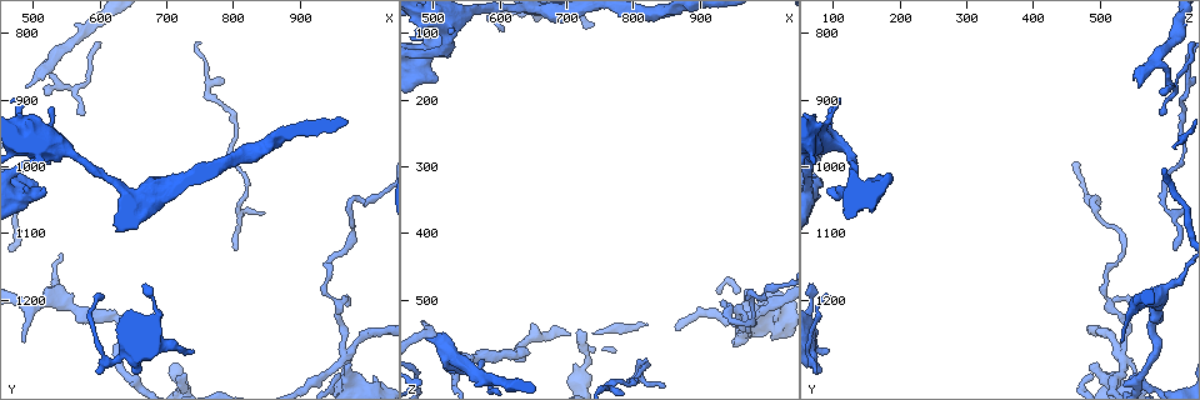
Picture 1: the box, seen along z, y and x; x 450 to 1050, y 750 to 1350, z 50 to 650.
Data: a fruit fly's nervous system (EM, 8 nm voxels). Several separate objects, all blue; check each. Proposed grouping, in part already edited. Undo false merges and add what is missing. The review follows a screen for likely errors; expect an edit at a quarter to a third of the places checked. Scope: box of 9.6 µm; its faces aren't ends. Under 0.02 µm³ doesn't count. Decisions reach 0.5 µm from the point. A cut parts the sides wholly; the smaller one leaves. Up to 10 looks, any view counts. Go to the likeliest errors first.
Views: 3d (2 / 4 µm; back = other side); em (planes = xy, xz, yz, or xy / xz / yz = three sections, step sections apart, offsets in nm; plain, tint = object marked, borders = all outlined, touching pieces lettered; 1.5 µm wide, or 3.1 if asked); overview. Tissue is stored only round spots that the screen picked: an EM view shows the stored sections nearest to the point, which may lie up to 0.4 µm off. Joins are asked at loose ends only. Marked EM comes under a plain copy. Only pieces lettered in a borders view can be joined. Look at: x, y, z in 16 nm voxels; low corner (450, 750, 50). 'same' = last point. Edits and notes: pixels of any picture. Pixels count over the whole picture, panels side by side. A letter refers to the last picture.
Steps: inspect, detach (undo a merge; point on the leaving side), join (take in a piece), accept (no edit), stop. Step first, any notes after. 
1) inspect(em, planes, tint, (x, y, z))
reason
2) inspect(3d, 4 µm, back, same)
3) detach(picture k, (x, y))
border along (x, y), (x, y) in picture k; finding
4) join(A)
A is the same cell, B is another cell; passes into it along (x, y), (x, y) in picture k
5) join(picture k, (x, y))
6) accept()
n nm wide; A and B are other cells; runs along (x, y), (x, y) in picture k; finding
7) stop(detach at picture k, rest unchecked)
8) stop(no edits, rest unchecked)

inspect(3d, 4 µm, (495, 880, 555))
branch stops here

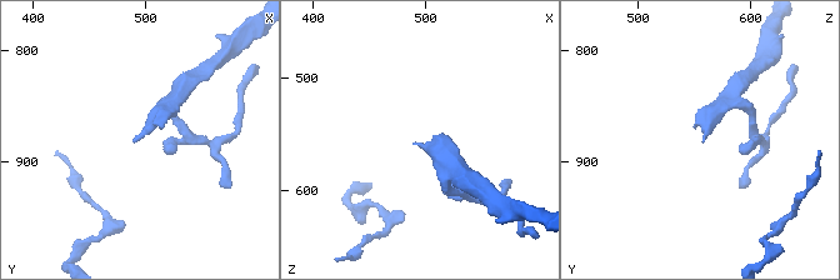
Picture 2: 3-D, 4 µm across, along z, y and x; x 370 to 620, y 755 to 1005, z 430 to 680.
inspect(em, planes, tint, (490, 882, 560))

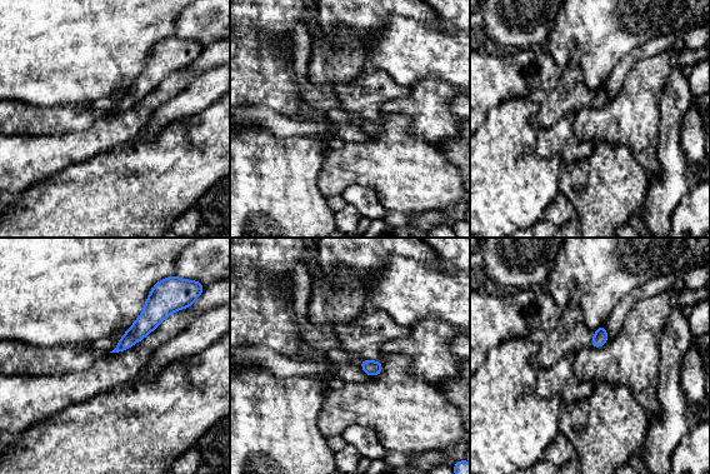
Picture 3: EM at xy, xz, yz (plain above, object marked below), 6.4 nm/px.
inspect(em, planes, borders, same)

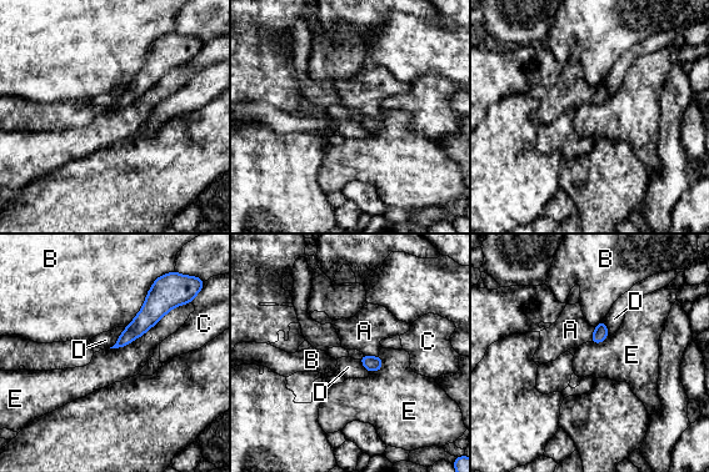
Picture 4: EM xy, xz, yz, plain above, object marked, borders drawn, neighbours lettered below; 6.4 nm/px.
join(A)
A is the same cell, B, C, D and E are other cells; passes into it along (372, 363), (372, 357), (364, 331) in picture 4; it goes on there

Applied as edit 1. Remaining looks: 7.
inspect(overview)

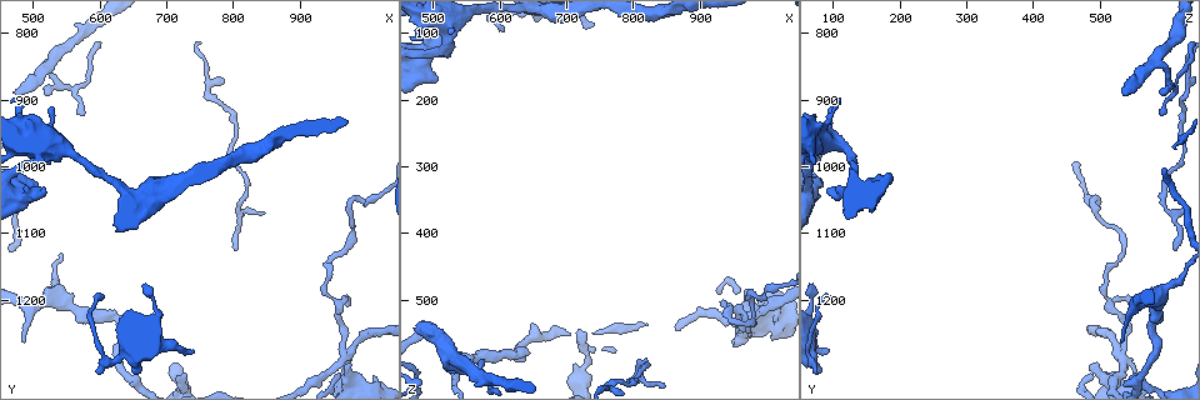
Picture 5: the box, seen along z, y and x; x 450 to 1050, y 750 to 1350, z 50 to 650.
inspect(3d, 4 µm, back, (965, 1290, 535))
four-way junction

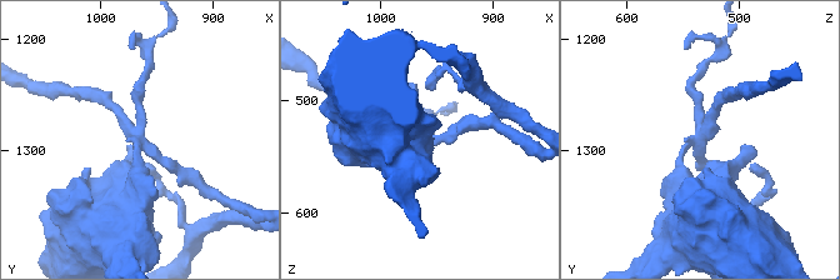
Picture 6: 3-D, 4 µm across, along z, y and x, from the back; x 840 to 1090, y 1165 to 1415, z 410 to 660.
inspect(em, planes, borders, (966, 1286, 534))
4 arms

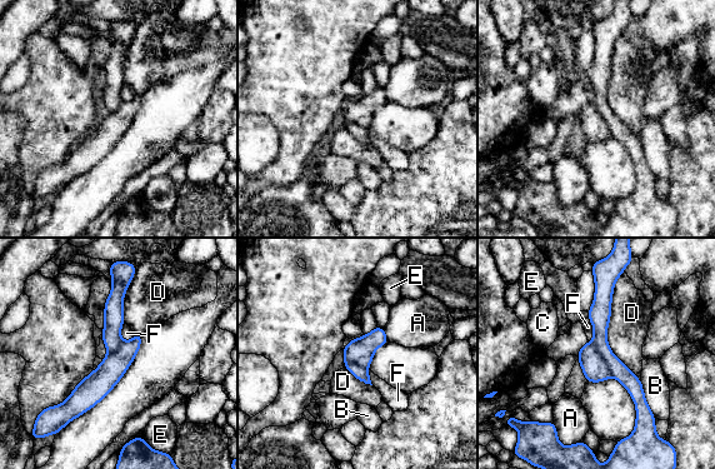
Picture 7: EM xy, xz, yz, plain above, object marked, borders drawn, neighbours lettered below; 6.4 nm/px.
detach(picture 7, (594, 365))
A, B, C, D, E and F are other cells; the part that leaves runs along (138, 337), (70, 415) in picture 7; a second neuron is stuck on

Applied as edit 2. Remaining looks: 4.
inspect(overview)
see it whole again

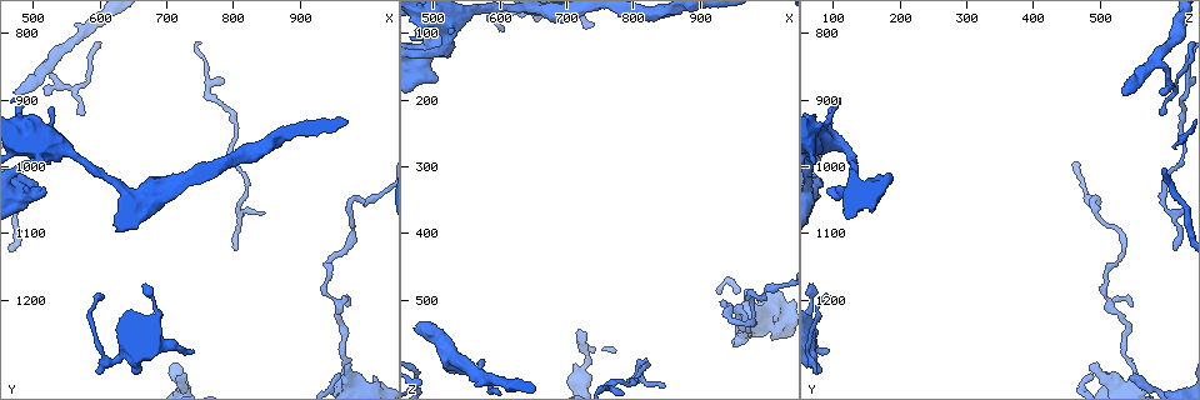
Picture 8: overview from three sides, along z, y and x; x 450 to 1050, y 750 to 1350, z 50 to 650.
inspect(3d, 4 µm, back, (740, 1275, 90))
thin end

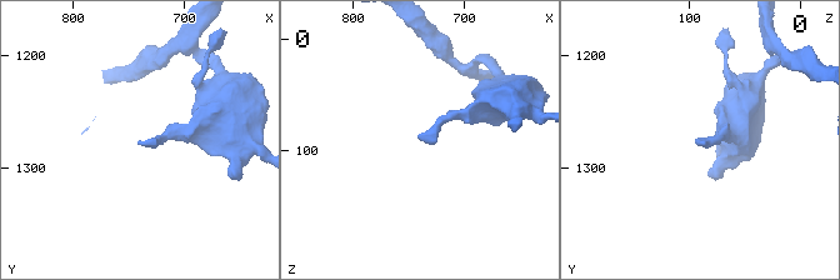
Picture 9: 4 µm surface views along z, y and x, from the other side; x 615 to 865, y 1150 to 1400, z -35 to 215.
inspect(em, planes, borders, (740, 1276, 92))
need the tissue

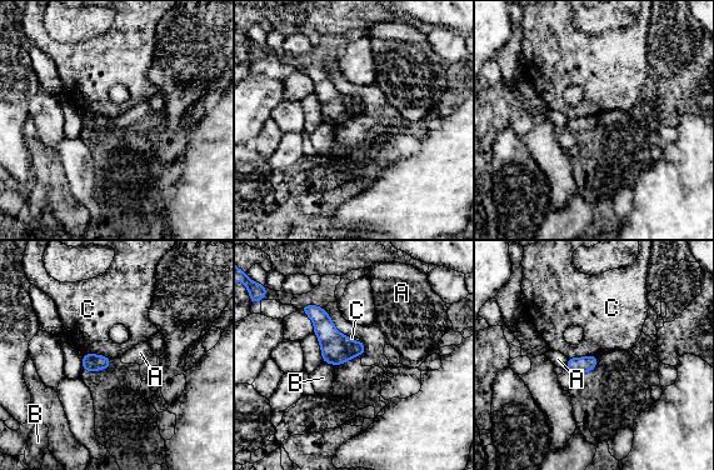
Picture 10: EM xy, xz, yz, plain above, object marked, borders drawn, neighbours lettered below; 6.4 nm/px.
accept()
A touches over 220 nm; A, B and C are other cells; none of them fits

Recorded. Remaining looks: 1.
inspect(em, planes, borders, (525, 970, 115))
three-way junction

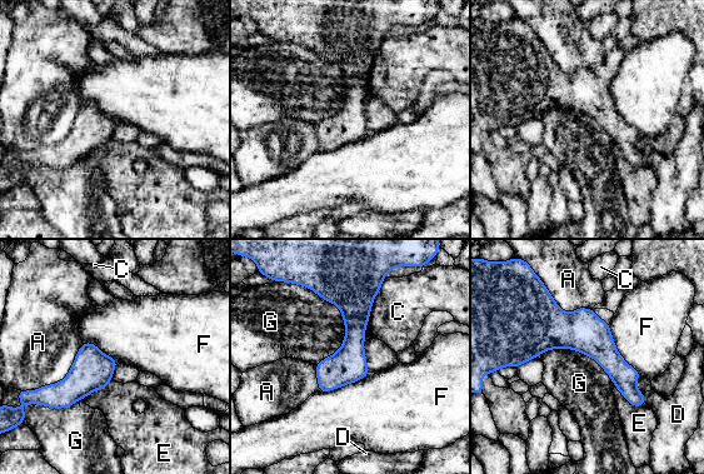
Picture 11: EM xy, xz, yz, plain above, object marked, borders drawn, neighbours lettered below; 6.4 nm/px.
accept()
A, C, D, E, F and G are other cells; border along (608, 324), (617, 352), (640, 374) in picture 11; one neuron here

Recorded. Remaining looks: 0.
stop(join at picture 4, detach at picture 7, rest unchecked)

